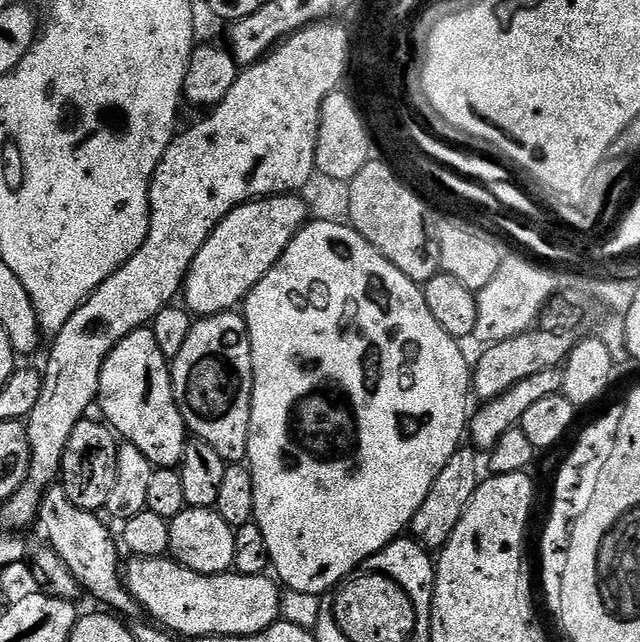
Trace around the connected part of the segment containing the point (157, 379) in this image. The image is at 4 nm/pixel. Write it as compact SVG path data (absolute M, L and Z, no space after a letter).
M145 326L134 330L106 358L102 366L102 378L100 379L100 395L98 397L98 409L105 421L110 425L117 437L123 438L127 443L133 444L156 468L176 468L190 439L188 427L184 425L184 419L180 408L176 405L176 395L172 389L172 373L170 360L158 350L158 342L154 342L154 334L151 327Z

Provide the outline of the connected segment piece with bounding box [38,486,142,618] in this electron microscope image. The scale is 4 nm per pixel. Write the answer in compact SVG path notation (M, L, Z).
M53 486L48 489L48 493L44 495L40 503L38 524L39 527L44 527L44 532L48 535L47 543L58 554L58 558L62 558L62 562L66 562L70 574L74 574L74 578L80 583L81 589L85 593L89 592L100 603L97 605L103 606L105 609L111 610L124 618L141 615L142 609L140 605L132 599L132 596L128 593L128 587L124 585L122 560L120 564L121 549L118 547L117 537L116 540L112 537L111 530L99 520L100 518L97 513L87 512L71 504L66 498L66 490L63 486Z

